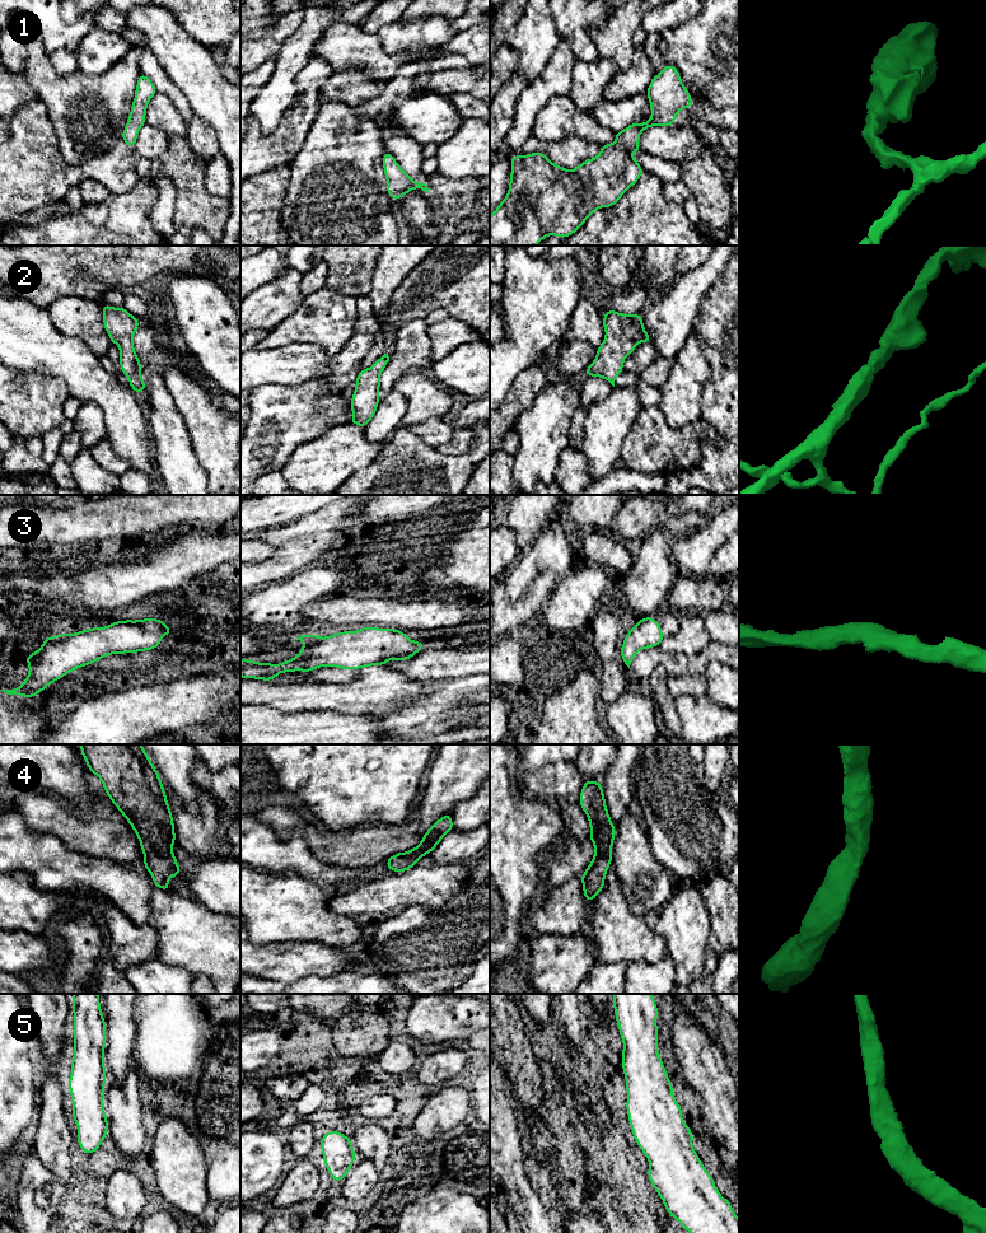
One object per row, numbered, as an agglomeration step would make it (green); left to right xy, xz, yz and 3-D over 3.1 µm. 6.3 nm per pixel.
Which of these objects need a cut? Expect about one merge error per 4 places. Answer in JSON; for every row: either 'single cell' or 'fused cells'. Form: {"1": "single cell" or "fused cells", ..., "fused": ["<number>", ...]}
{"1": "single cell", "2": "single cell", "3": "single cell", "4": "single cell", "5": "single cell", "fused": []}

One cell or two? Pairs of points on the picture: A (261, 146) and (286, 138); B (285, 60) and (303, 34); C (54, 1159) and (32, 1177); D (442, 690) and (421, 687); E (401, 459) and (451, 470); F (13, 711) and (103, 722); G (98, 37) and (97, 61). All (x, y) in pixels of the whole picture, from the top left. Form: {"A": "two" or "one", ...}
{"A": "one", "B": "one", "C": "two", "D": "two", "E": "one", "F": "two", "G": "one"}

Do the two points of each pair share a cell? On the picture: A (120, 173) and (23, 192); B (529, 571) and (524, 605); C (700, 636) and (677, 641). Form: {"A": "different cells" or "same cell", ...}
{"A": "same cell", "B": "different cells", "C": "same cell"}

